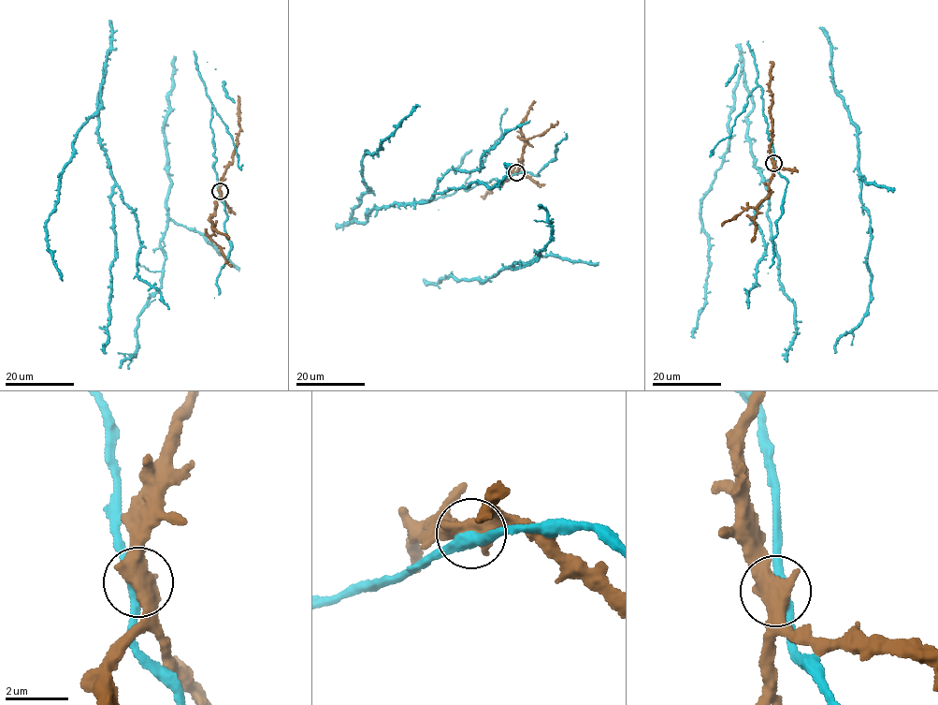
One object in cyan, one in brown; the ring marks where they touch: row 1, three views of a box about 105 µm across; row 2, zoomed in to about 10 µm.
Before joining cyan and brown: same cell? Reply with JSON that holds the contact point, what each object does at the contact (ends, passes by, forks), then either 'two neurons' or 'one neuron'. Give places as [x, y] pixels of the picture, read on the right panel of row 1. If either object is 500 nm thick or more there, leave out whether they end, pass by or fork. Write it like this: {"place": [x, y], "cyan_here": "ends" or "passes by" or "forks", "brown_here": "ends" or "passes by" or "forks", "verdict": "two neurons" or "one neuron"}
{"place": [773, 163], "verdict": "one neuron"}

